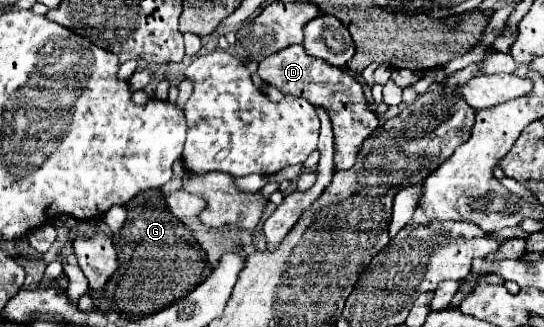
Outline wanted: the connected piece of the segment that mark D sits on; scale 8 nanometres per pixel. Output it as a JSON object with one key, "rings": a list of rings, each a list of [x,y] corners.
{"rings":[[[300,44],[288,46],[280,50],[278,54],[272,54],[264,58],[258,66],[260,78],[278,88],[282,94],[294,94],[300,98],[306,98],[314,106],[320,106],[328,112],[332,120],[332,130],[334,130],[334,148],[336,148],[336,168],[338,170],[348,170],[354,166],[358,150],[362,142],[380,126],[380,120],[376,112],[368,106],[362,90],[362,82],[352,78],[348,72],[342,68],[330,66],[324,60],[310,58]]]}

